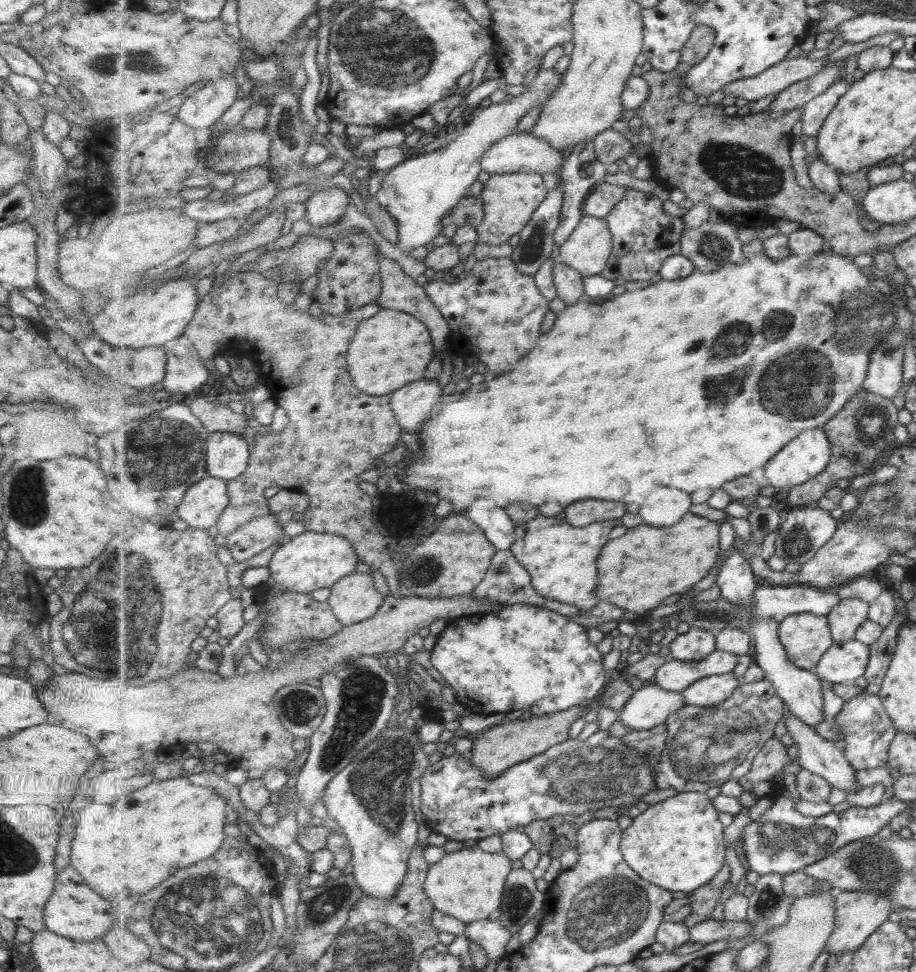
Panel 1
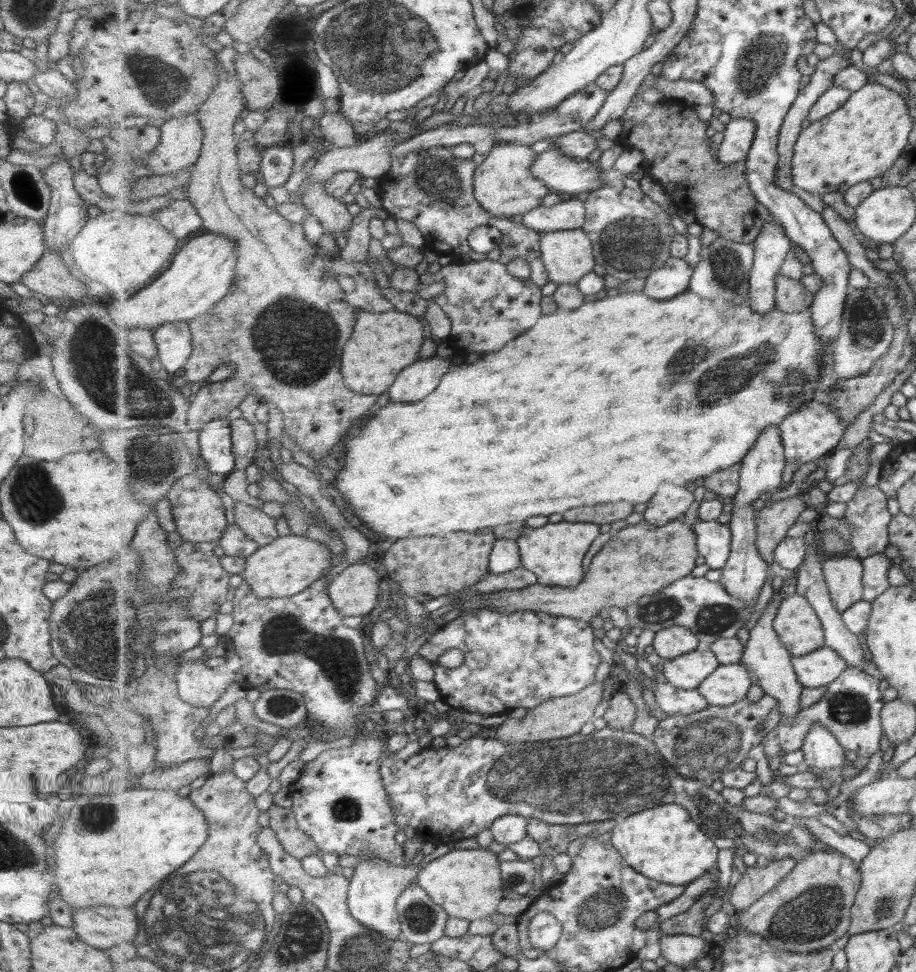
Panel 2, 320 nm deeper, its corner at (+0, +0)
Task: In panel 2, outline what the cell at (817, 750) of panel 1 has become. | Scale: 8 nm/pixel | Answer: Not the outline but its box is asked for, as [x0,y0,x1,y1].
[742,592,804,721]

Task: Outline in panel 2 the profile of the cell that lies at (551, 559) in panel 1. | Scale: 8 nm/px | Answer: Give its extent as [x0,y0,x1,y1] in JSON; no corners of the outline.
[519,521,599,588]

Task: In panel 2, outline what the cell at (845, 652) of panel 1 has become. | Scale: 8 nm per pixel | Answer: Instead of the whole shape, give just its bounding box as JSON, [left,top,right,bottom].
[793,646,849,688]

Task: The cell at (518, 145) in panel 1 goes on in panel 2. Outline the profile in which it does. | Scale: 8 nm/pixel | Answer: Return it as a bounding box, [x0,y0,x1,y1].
[532,146,606,197]

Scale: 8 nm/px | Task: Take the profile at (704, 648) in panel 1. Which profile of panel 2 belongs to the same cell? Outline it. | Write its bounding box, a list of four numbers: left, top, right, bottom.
[654,625,700,659]

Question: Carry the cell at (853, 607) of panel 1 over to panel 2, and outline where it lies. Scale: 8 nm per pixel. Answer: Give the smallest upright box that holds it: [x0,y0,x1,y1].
[823,556,864,614]

